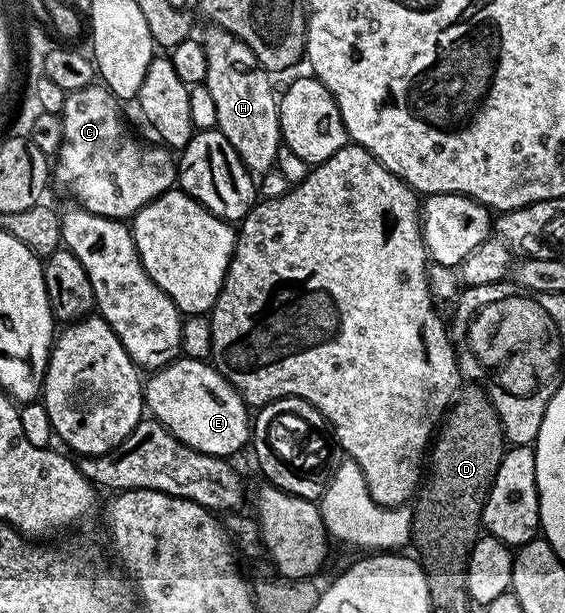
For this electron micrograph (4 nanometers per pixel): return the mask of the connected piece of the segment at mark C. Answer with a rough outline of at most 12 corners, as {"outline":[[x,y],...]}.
{"outline":[[97,81],[68,92],[55,183],[129,221],[177,183]]}

